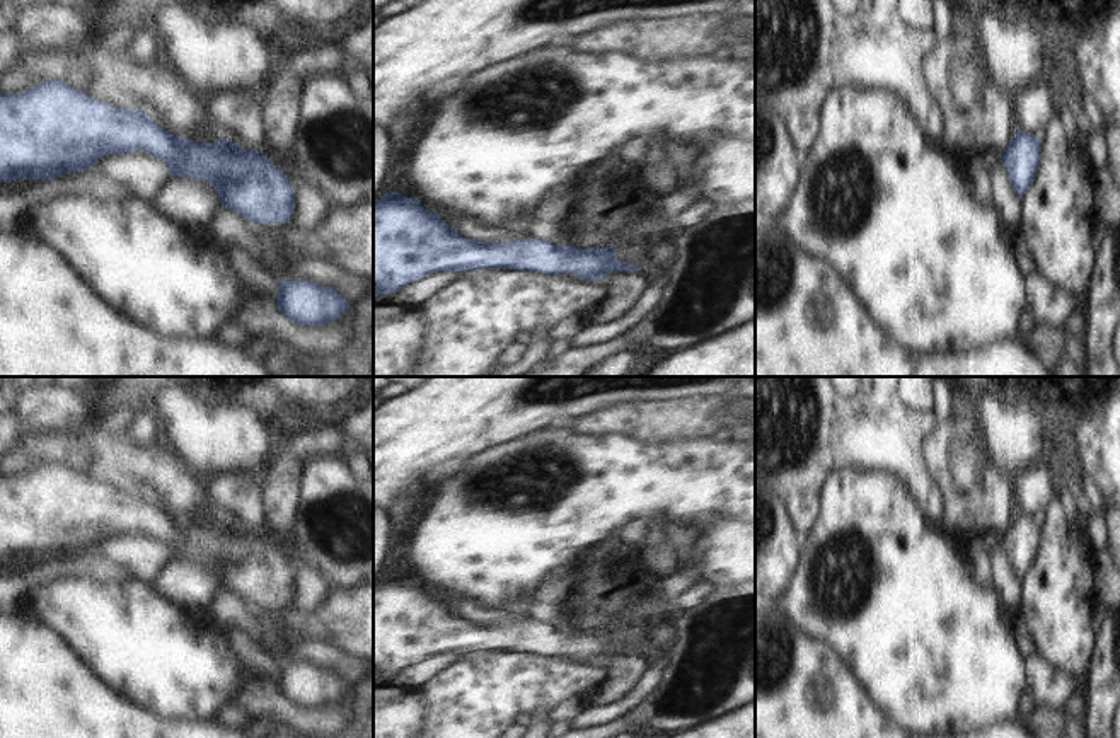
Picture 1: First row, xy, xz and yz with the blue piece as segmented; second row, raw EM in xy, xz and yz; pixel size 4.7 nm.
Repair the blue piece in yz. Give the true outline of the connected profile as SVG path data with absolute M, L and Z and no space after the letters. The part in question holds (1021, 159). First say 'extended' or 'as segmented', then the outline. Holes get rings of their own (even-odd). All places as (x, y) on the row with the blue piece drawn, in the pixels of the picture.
as segmented; M1016 131L1009 147L1001 153L1014 191L1023 196L1040 165L1040 140Z

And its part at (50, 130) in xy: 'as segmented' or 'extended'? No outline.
as segmented

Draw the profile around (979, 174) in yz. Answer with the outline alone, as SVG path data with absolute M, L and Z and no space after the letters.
M973 152L973 159L968 164L970 181L973 186L973 198L975 201L997 213L996 201L992 196L992 181L990 181L990 170L987 169L982 153Z

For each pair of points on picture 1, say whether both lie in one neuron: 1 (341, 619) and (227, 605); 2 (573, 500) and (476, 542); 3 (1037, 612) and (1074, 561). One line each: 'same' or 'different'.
1: different
2: same
3: same

